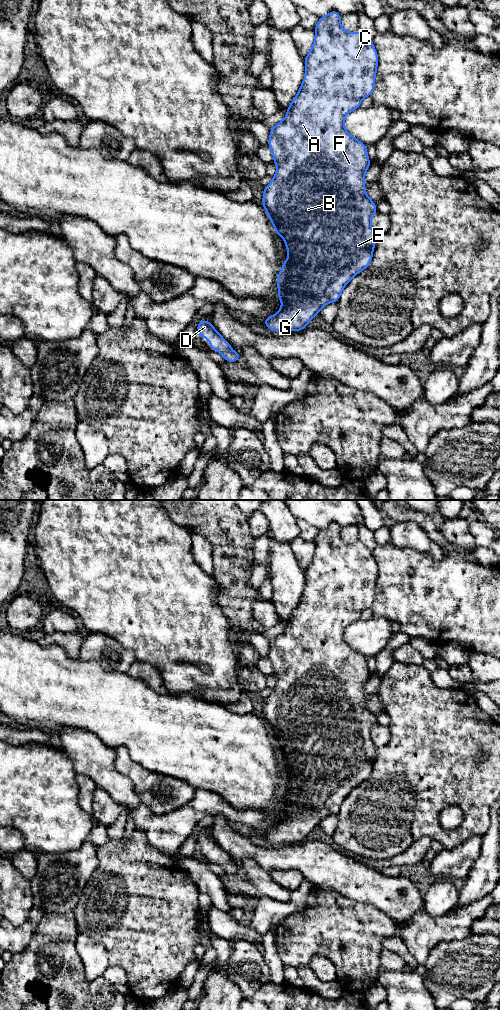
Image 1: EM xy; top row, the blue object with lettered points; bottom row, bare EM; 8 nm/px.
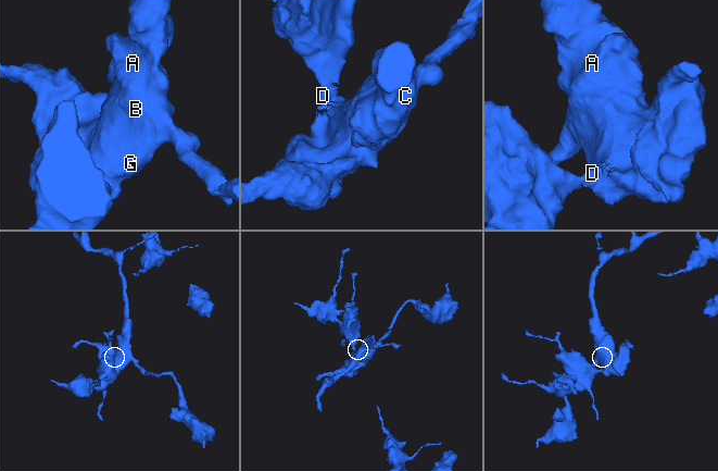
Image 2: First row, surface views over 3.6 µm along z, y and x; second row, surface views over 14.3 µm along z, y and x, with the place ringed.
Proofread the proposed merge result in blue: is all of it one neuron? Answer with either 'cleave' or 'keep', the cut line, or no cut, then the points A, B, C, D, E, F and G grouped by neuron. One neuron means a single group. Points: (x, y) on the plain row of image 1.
keep | no cut | A B C D E F G

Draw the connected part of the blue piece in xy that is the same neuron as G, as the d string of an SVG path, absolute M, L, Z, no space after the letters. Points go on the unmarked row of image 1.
M331 523L326 528L319 530L315 539L314 556L308 567L304 570L306 584L301 599L286 621L288 625L284 632L269 641L270 649L267 657L273 666L273 673L277 678L277 683L271 695L264 699L262 715L274 738L276 746L281 748L285 753L289 769L286 773L283 773L283 780L278 785L276 793L276 797L279 801L279 806L276 809L281 812L283 817L275 827L268 828L262 834L269 841L283 845L286 843L301 843L305 841L310 832L314 830L326 816L331 814L337 815L339 813L340 806L348 794L359 784L366 781L371 775L377 750L371 739L371 729L378 723L376 715L366 706L364 693L365 685L371 676L367 666L367 658L347 644L344 638L344 631L349 624L357 621L361 617L365 609L371 608L375 598L375 587L379 570L371 550L360 543L352 545L344 542L340 537L341 528L342 527L337 523Z

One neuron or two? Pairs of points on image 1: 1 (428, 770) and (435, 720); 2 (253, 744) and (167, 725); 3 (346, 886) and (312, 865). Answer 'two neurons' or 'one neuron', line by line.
1: one neuron
2: one neuron
3: one neuron

